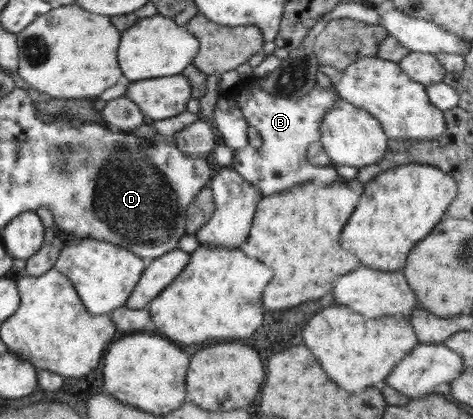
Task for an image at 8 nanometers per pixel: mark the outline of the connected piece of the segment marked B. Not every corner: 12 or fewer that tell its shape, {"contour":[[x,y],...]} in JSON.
{"contour":[[257,77],[232,97],[262,138],[230,166],[263,196],[297,184],[340,181],[307,148],[339,99],[318,83],[296,100],[263,91]]}

